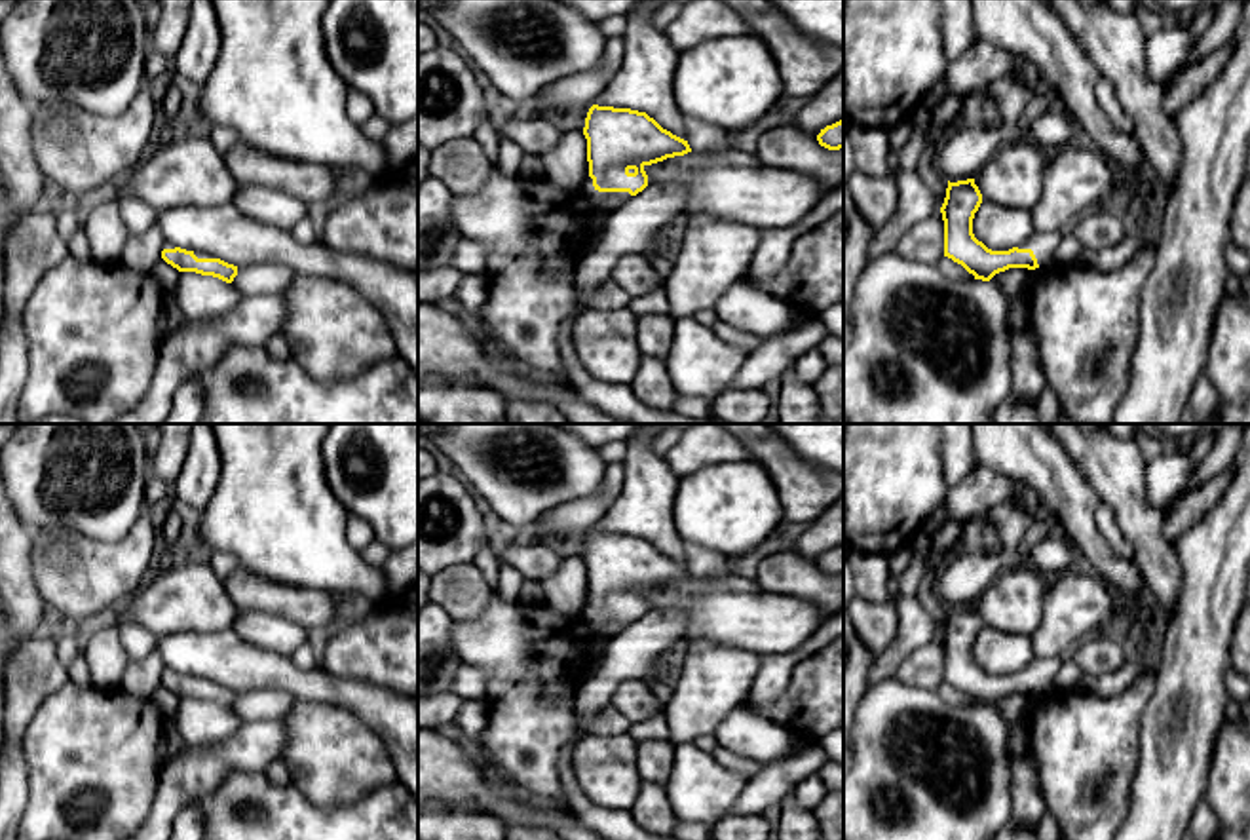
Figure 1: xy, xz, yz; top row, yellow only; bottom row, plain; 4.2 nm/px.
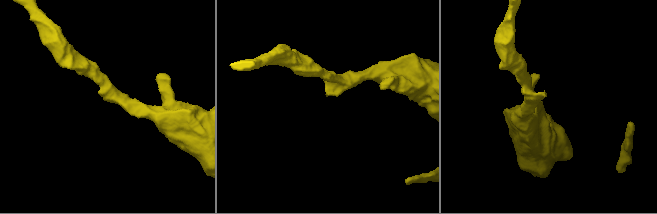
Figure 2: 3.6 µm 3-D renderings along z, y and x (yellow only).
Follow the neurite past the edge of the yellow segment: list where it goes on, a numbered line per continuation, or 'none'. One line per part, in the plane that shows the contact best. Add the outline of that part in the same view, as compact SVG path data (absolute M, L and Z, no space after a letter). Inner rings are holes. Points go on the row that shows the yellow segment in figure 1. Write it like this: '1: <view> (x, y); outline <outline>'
1: xz (591, 198); outline M585 177L585 181L579 186L578 194L579 194L583 205L591 211L598 211L598 209L610 211L610 209L625 203L631 198L629 192L598 192L593 186L591 177Z

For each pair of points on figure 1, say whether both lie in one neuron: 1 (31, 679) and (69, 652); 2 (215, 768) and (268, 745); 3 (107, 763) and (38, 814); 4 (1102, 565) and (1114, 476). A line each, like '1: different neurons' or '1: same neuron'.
1: different neurons
2: same neuron
3: same neuron
4: different neurons

